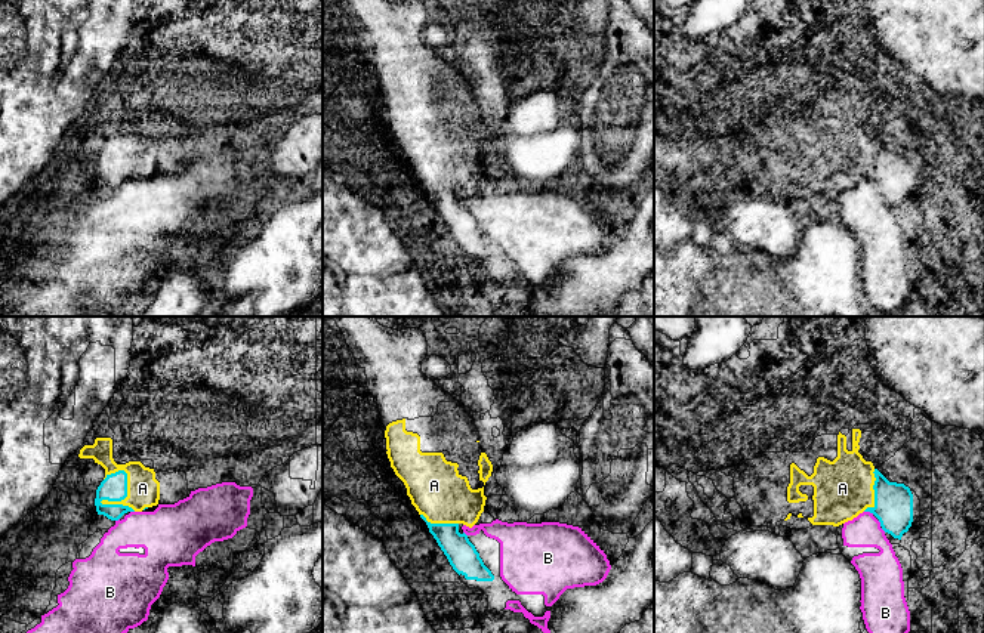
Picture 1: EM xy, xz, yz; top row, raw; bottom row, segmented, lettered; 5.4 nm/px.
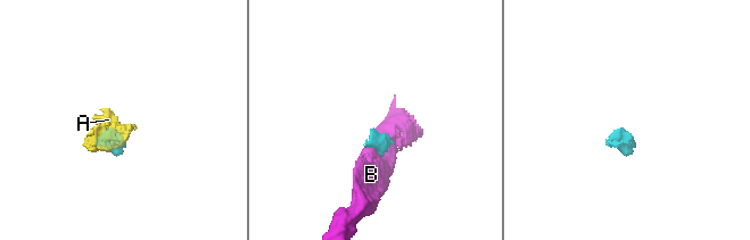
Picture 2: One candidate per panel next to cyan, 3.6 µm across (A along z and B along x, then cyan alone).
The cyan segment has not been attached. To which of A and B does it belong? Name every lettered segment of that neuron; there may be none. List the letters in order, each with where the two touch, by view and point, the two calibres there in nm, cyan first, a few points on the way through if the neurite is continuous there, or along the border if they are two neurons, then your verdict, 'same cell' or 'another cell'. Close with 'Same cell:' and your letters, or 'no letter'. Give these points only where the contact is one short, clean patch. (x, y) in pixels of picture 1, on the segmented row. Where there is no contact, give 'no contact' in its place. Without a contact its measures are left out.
A: meets cyan in xy at (126, 485); 140 nm thick on the cyan side, 180 nm on the other; runs through xy (114, 487), (126, 485), (142, 488); same cell
B: meets cyan in yz at (869, 510); 200 nm thick on the cyan side, 180 nm on the other; another cell
Same cell: A

